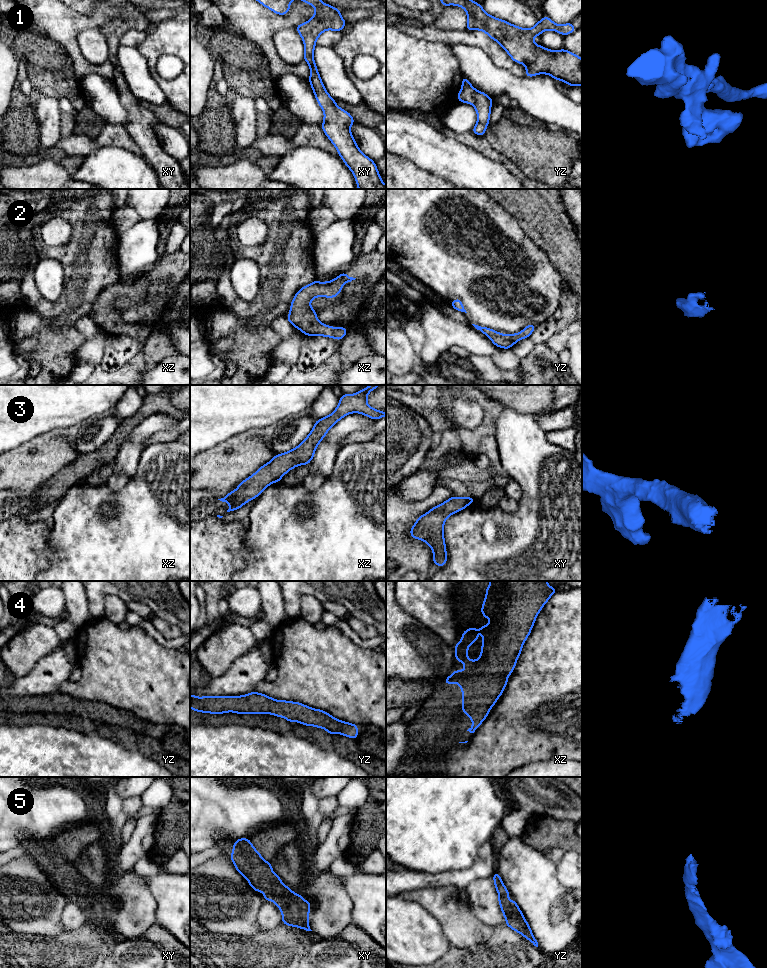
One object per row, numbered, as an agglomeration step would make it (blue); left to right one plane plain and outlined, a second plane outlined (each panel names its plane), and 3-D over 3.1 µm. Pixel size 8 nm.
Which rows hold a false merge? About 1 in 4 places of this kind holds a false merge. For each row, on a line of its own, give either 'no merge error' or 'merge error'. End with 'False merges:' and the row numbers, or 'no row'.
1: no merge error
2: no merge error
3: no merge error
4: no merge error
5: no merge error
False merges: no row

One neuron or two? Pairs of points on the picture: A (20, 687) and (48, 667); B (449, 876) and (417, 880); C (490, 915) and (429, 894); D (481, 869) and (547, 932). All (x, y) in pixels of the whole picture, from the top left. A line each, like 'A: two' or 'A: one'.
A: one
B: one
C: two
D: two

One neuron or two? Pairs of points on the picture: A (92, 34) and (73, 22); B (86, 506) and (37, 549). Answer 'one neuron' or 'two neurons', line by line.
A: two neurons
B: two neurons

